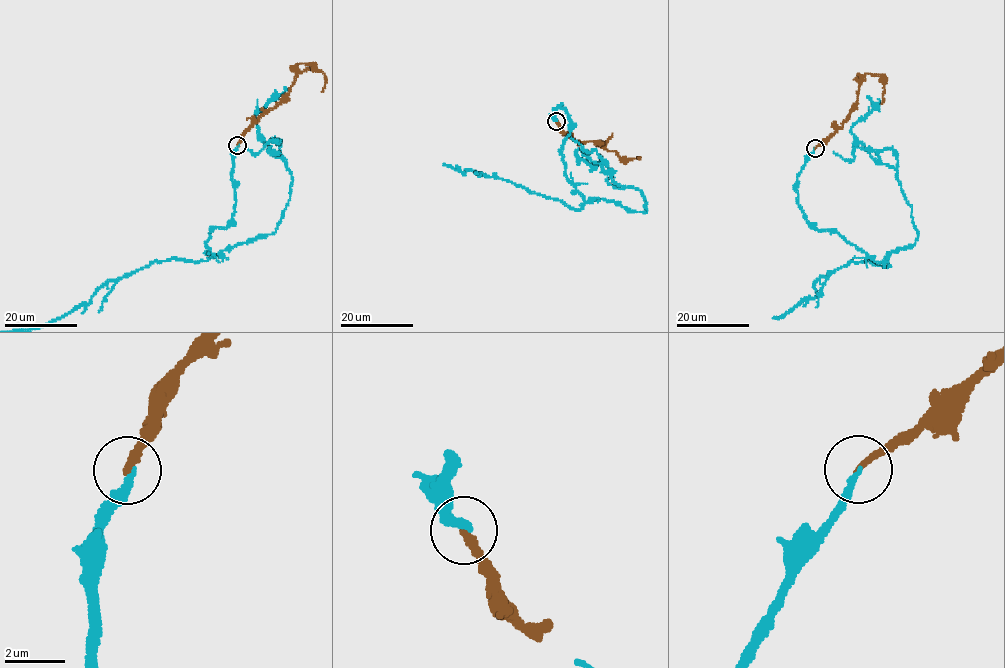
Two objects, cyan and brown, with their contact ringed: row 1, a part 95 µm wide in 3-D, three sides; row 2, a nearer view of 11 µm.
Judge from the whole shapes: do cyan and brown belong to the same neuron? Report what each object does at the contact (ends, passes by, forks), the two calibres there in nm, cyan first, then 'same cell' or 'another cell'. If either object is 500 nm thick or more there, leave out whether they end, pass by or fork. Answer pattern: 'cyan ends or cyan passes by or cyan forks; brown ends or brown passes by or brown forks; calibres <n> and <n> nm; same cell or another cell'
cyan ends; brown ends; calibres 220 and 240 nm; same cell

